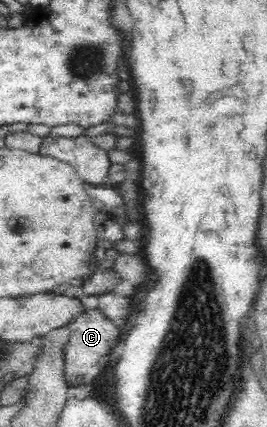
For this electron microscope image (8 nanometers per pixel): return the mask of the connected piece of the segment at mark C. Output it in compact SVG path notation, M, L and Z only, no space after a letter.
M98 308L84 311L68 327L71 333L65 347L65 381L70 388L88 385L110 364L110 353L119 341L120 328Z

